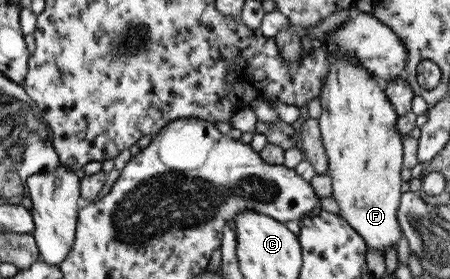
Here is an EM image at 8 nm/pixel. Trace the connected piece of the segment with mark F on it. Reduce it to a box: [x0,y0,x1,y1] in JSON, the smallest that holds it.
[317,53,405,256]

